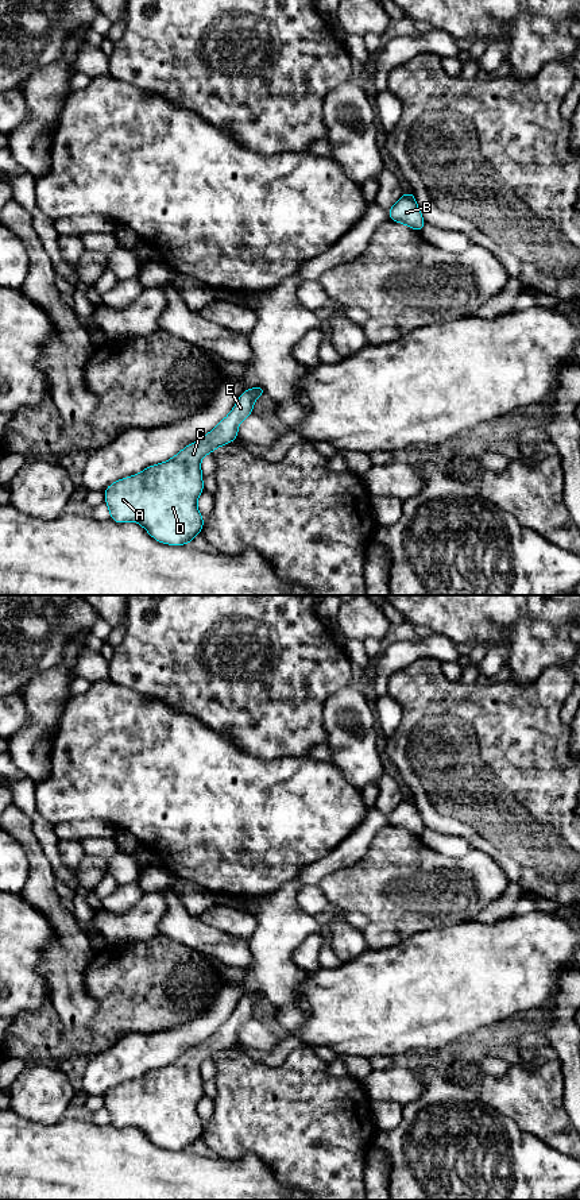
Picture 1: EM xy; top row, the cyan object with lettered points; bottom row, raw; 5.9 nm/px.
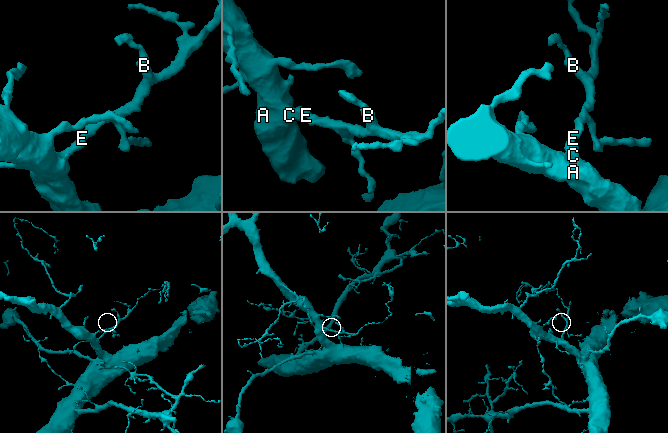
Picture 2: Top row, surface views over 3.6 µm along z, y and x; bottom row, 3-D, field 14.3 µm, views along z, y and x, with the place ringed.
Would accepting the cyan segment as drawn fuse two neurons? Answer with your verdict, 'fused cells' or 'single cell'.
single cell

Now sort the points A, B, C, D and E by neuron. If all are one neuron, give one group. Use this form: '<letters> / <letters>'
A B C D E

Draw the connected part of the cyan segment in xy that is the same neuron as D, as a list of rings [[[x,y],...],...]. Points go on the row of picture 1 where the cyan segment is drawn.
[[[262,386],[241,393],[231,413],[201,440],[190,443],[165,463],[144,468],[142,472],[121,478],[104,490],[105,503],[111,520],[123,524],[135,521],[140,524],[152,539],[169,545],[190,544],[201,533],[205,520],[197,509],[197,498],[204,491],[201,459],[217,447],[229,444],[239,437],[237,427],[254,412],[254,401],[267,390]]]

